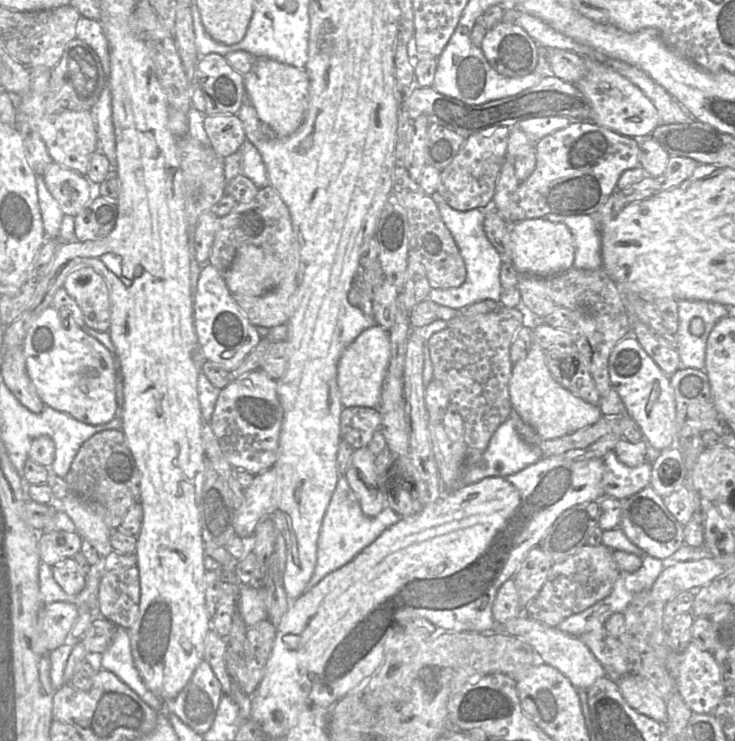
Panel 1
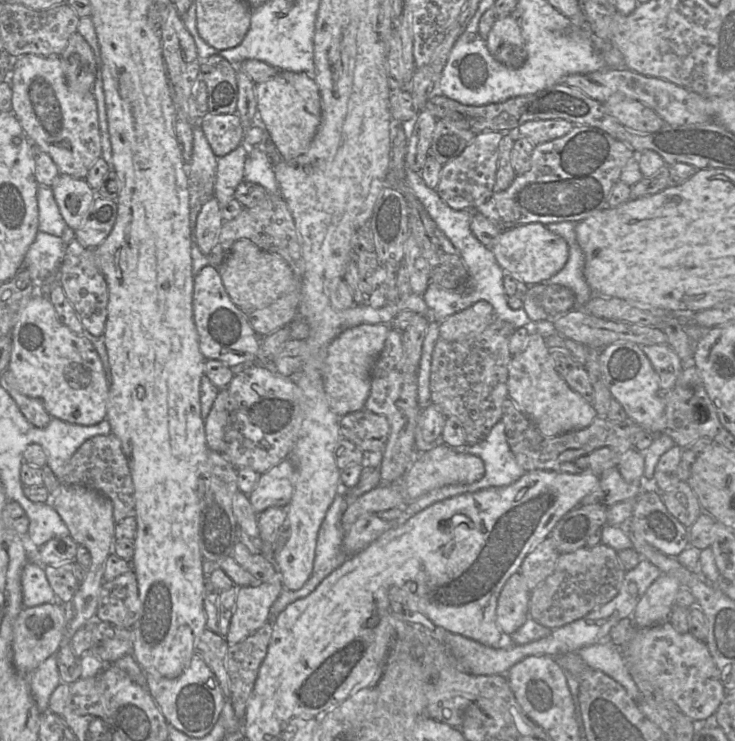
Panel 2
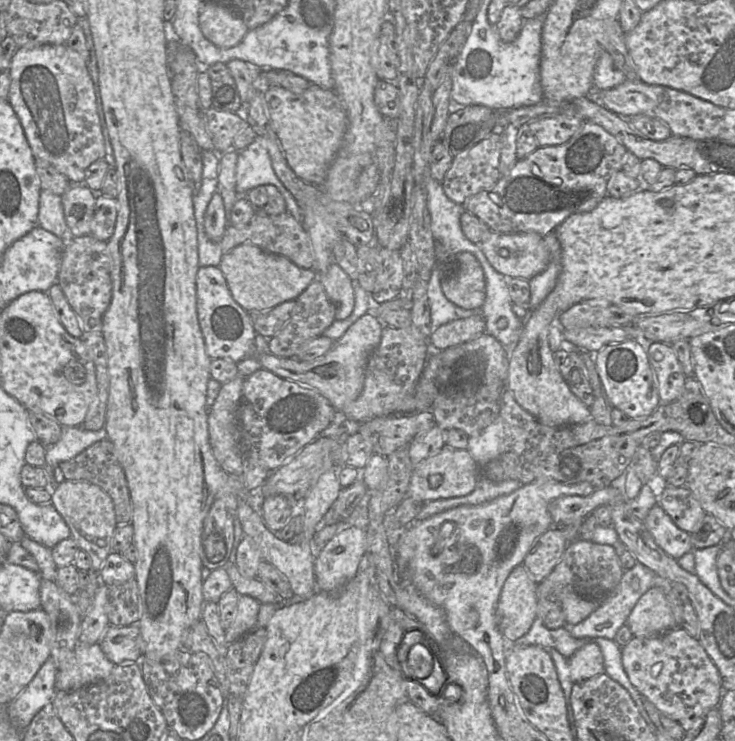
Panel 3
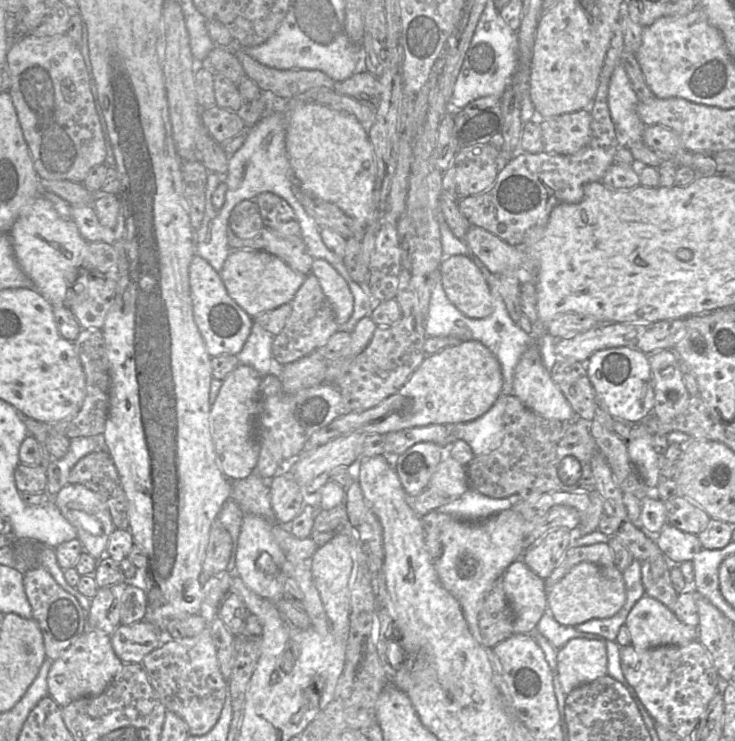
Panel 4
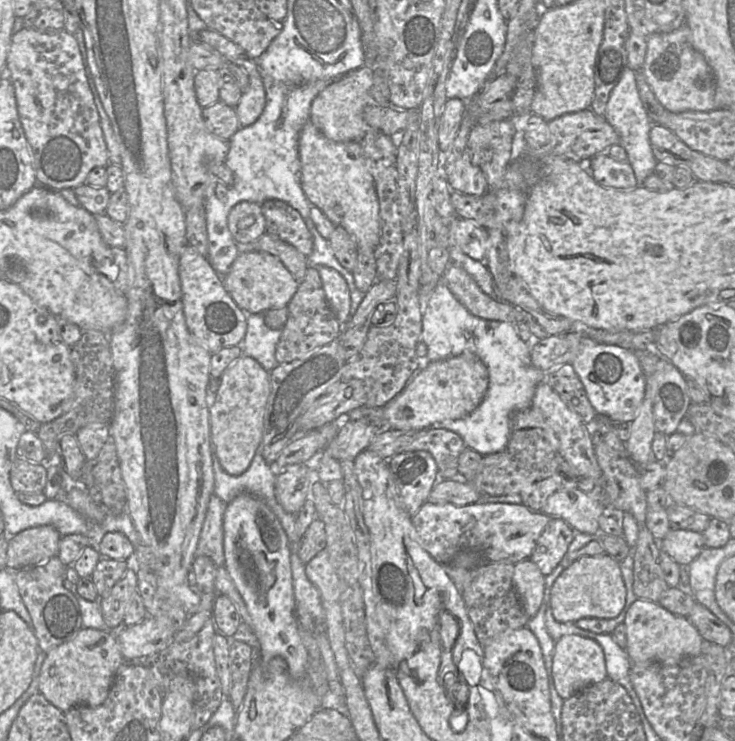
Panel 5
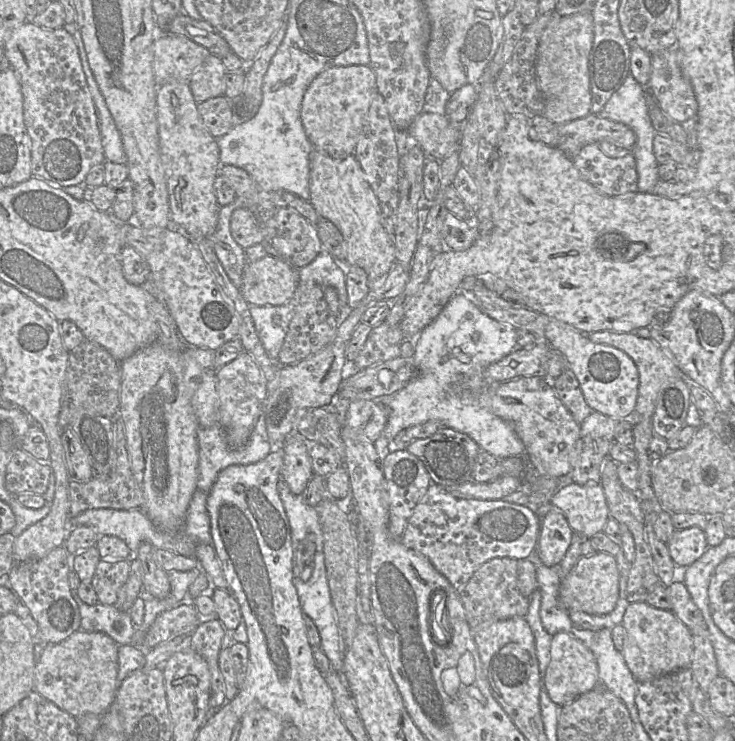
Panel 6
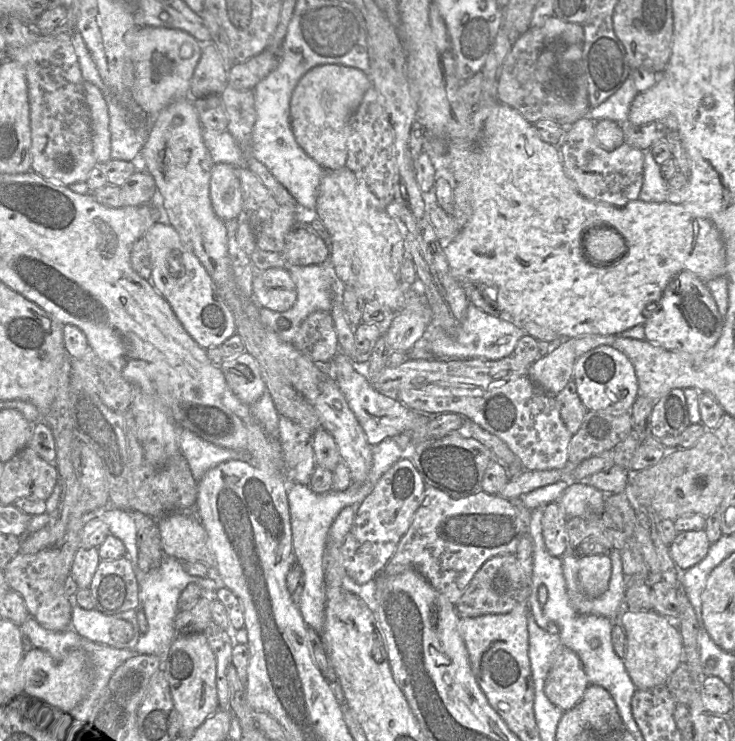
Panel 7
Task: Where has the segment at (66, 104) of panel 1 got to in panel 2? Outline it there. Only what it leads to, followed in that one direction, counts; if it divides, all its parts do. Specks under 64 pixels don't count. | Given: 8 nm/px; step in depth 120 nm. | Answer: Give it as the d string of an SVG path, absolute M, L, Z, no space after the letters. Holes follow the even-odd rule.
M78 32L74 33L59 57L69 89L81 94L92 93L97 66L87 41Z

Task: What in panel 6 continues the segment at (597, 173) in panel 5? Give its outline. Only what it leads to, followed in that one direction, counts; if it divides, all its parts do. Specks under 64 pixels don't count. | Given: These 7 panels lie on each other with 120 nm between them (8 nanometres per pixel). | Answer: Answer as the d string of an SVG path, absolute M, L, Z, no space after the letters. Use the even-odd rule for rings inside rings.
M592 143L584 146L572 161L580 175L604 195L614 197L634 193L638 189L636 161L631 153L623 157L612 158L601 150L599 144Z

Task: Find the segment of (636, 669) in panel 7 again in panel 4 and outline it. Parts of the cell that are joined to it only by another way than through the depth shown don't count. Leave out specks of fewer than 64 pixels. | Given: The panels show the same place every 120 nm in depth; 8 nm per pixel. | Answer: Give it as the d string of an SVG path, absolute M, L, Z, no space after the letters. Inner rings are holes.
M647 595L633 606L625 626L636 649L684 646L698 639L698 629L684 624L663 603Z

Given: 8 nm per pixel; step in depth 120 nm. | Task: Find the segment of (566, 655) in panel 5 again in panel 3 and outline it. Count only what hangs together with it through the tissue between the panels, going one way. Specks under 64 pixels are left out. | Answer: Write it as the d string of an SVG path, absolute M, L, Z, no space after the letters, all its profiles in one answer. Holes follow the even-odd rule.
M587 643L569 659L568 666L572 683L581 682L604 672L604 658L598 644Z

